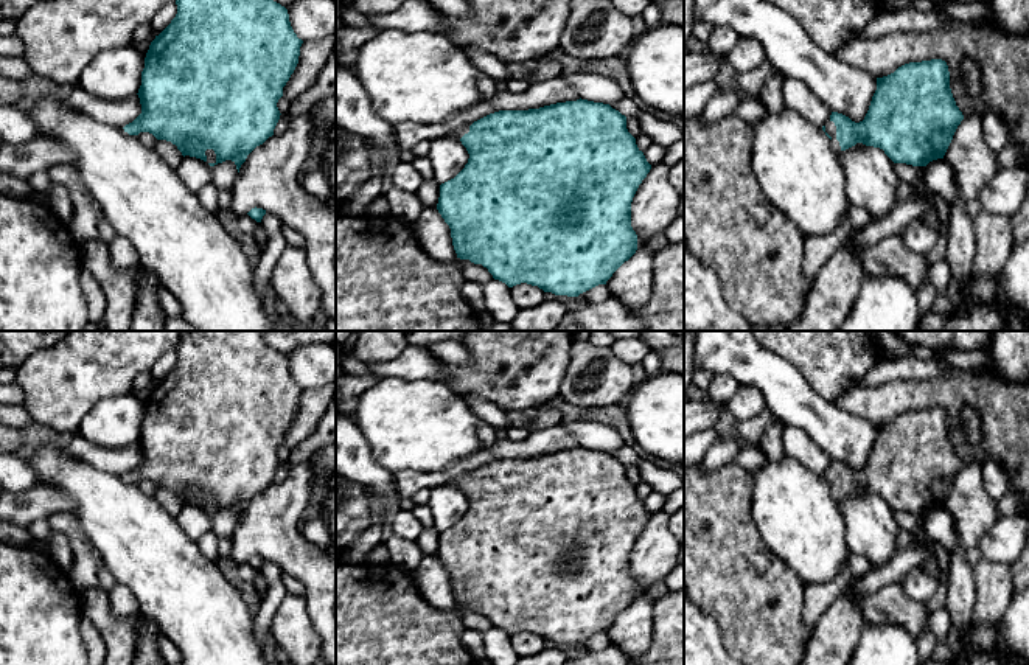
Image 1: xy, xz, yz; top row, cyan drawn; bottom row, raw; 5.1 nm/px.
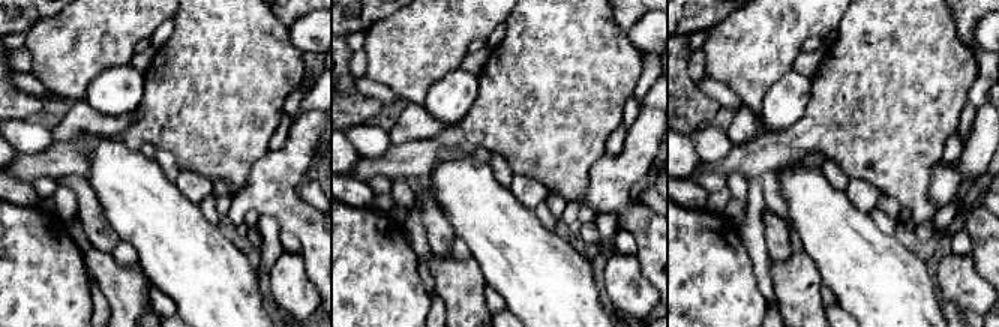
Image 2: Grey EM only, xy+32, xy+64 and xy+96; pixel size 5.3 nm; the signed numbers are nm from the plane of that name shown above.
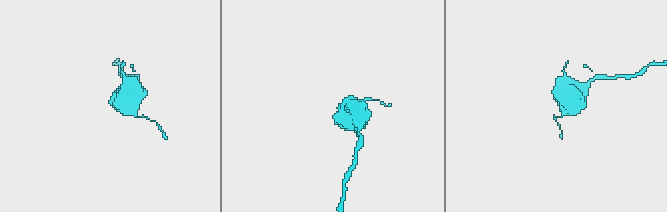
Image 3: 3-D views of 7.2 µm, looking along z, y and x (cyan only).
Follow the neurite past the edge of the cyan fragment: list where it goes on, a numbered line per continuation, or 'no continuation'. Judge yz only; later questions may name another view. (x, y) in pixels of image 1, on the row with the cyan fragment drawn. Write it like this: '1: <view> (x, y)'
1: yz (830, 128)

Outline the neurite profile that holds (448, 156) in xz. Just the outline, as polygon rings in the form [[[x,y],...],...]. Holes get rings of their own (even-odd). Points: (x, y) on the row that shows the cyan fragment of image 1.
[[[441,135],[431,141],[429,160],[441,185],[454,179],[468,163],[469,154],[460,140]]]

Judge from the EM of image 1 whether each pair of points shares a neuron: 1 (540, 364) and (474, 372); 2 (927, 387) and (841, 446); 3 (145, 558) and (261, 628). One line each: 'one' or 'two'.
1: one
2: two
3: two

